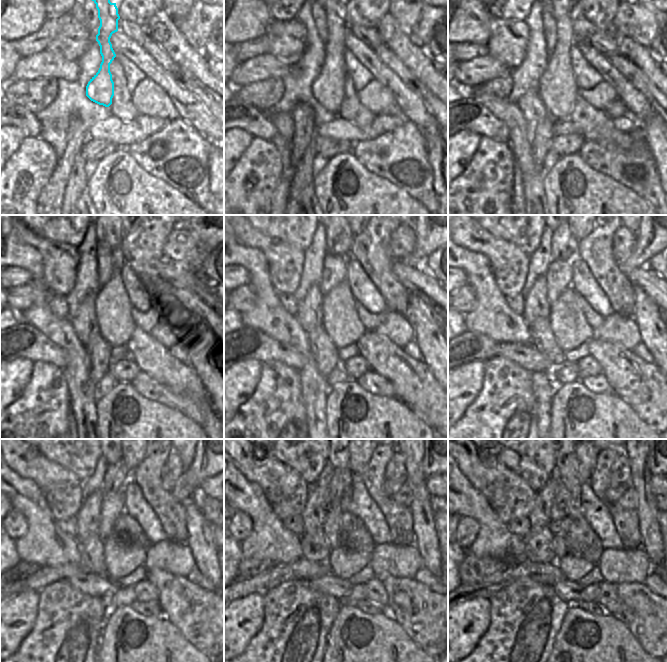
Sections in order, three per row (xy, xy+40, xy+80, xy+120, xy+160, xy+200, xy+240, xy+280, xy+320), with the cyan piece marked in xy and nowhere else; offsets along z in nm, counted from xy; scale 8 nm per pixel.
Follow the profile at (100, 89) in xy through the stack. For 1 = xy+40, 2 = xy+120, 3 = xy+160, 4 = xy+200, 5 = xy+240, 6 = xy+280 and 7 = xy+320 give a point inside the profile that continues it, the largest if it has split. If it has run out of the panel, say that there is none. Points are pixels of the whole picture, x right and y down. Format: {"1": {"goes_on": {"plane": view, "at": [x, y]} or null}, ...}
{"1": {"goes_on": {"plane": "xy+40", "at": [328, 88]}}, "2": {"goes_on": {"plane": "xy+120", "at": [113, 310]}}, "3": {"goes_on": {"plane": "xy+160", "at": [340, 320]}}, "4": {"goes_on": {"plane": "xy+200", "at": [570, 328]}}, "5": {"goes_on": {"plane": "xy+240", "at": [121, 558]}}, "6": {"goes_on": {"plane": "xy+280", "at": [343, 563]}}, "7": {"goes_on": {"plane": "xy+320", "at": [573, 568]}}}

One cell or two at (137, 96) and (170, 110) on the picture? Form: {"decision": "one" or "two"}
{"decision": "one"}

